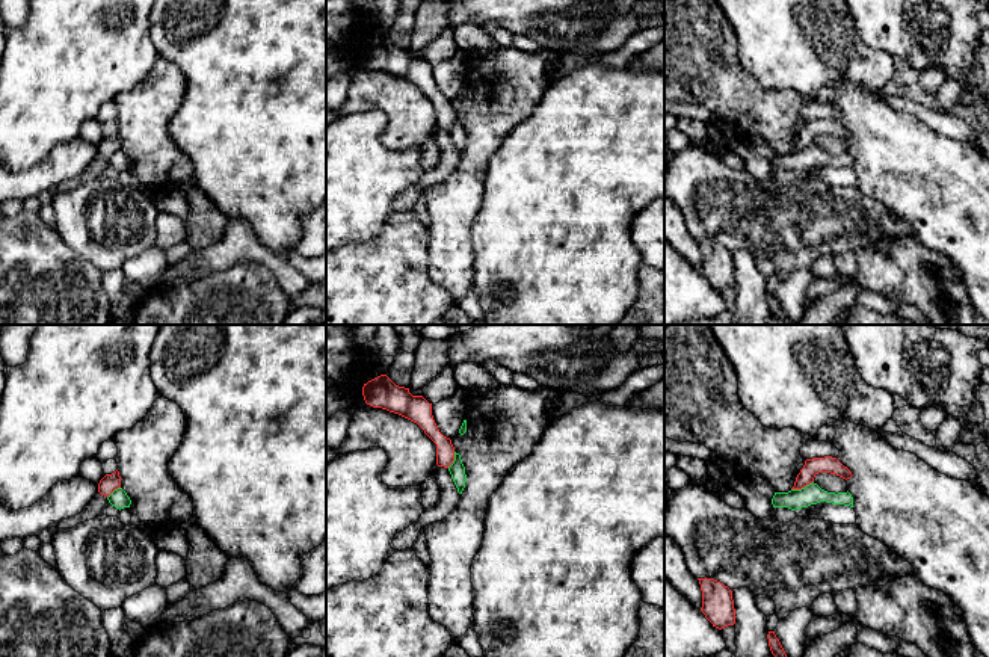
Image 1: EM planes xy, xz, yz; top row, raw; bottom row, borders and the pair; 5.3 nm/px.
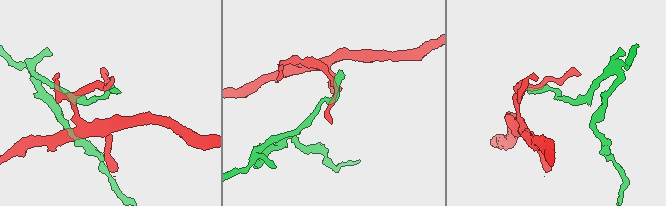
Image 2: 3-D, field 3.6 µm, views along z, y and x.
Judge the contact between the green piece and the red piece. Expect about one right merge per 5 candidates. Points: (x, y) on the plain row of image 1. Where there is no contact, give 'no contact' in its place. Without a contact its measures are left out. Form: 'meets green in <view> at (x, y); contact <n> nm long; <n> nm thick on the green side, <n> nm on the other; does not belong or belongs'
meets green in yz at (802, 150); contact 130 nm long; 110 nm thick on the green side, 90 nm on the other; does not belong

